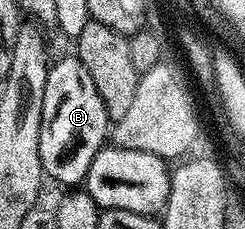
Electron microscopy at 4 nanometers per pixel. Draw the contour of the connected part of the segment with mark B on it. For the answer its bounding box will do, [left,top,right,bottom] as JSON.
[39,54,112,188]

